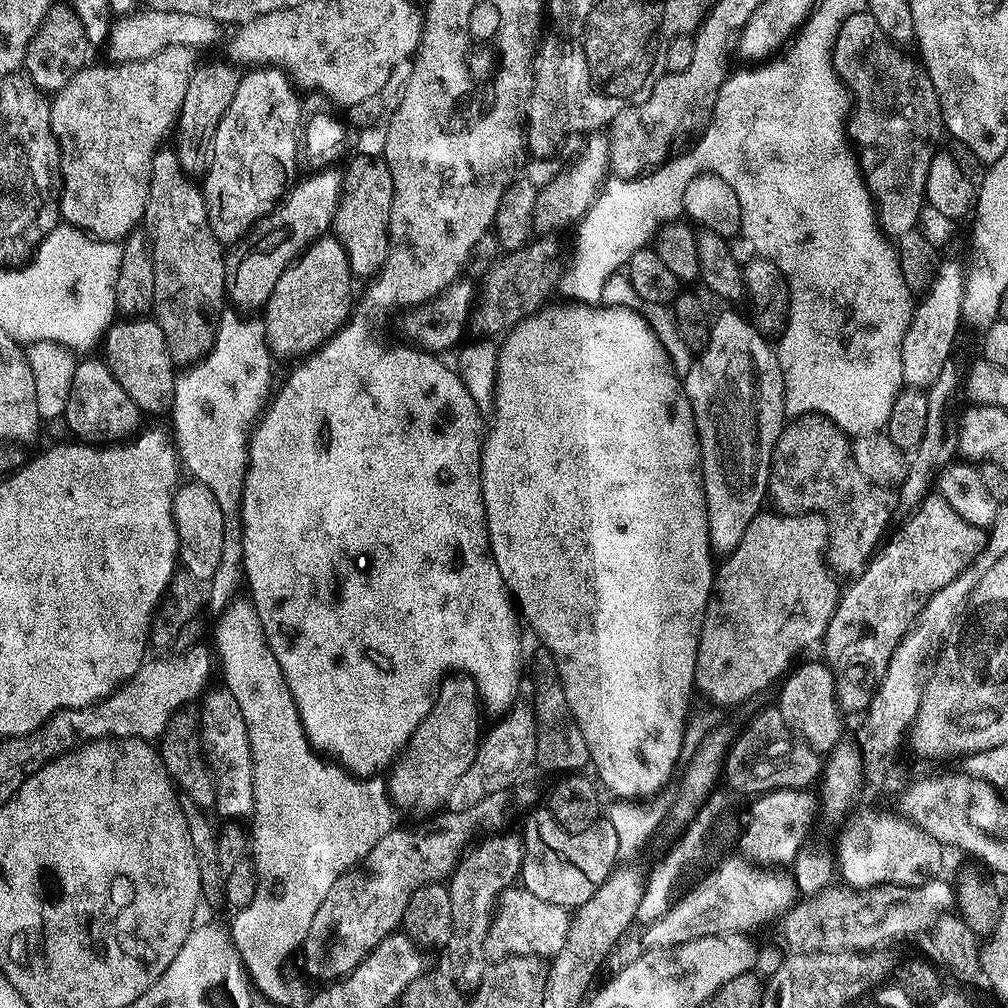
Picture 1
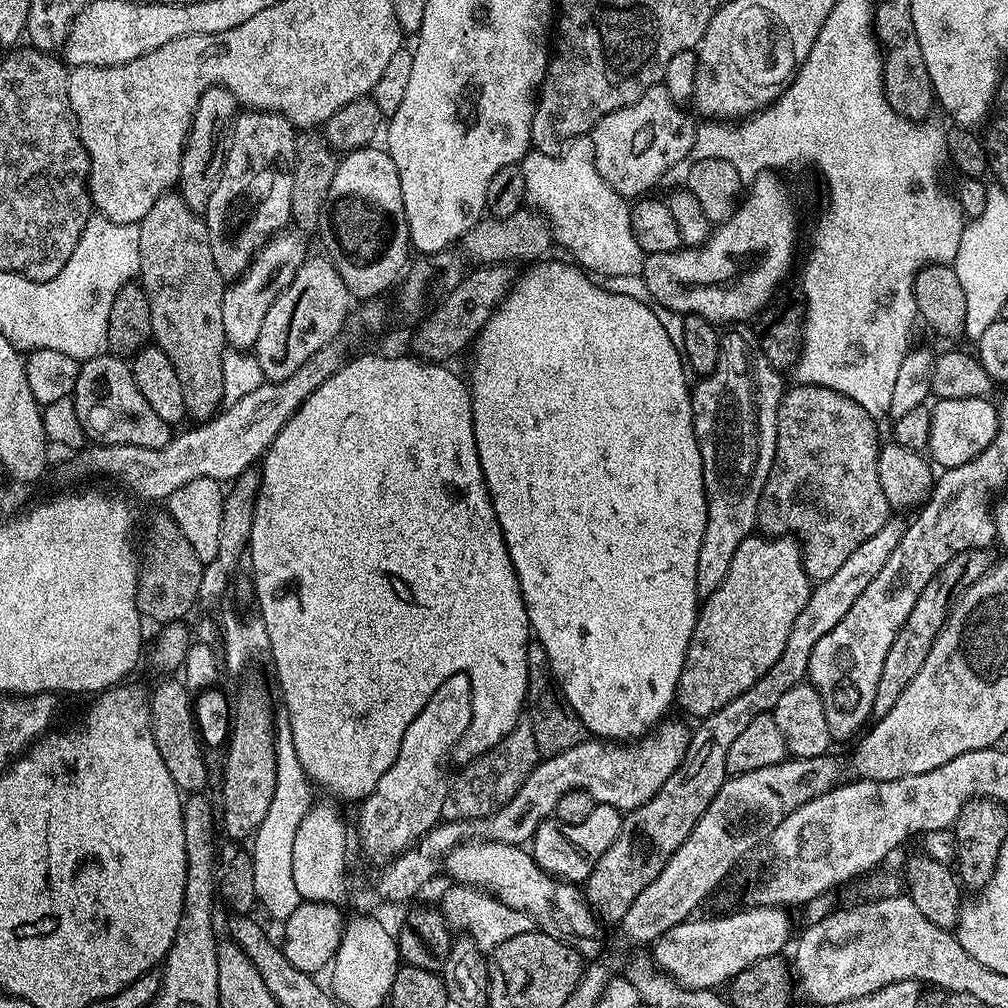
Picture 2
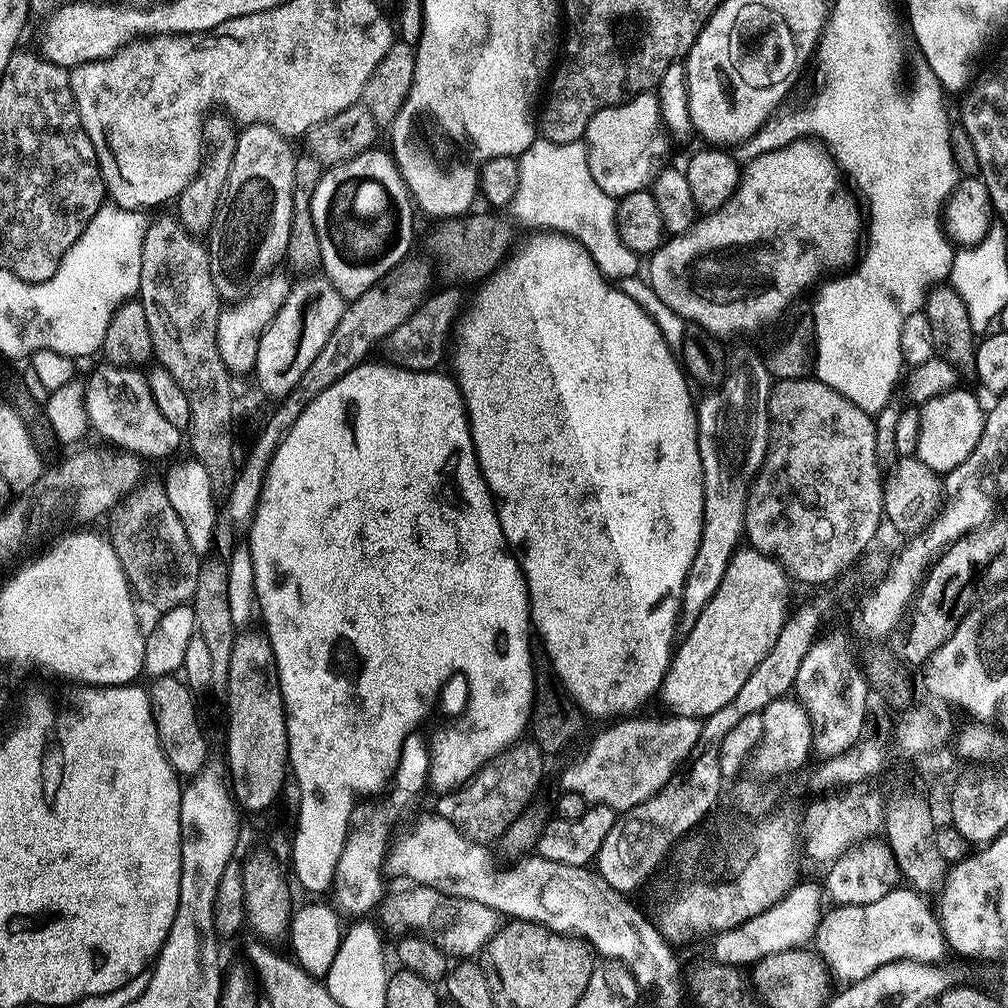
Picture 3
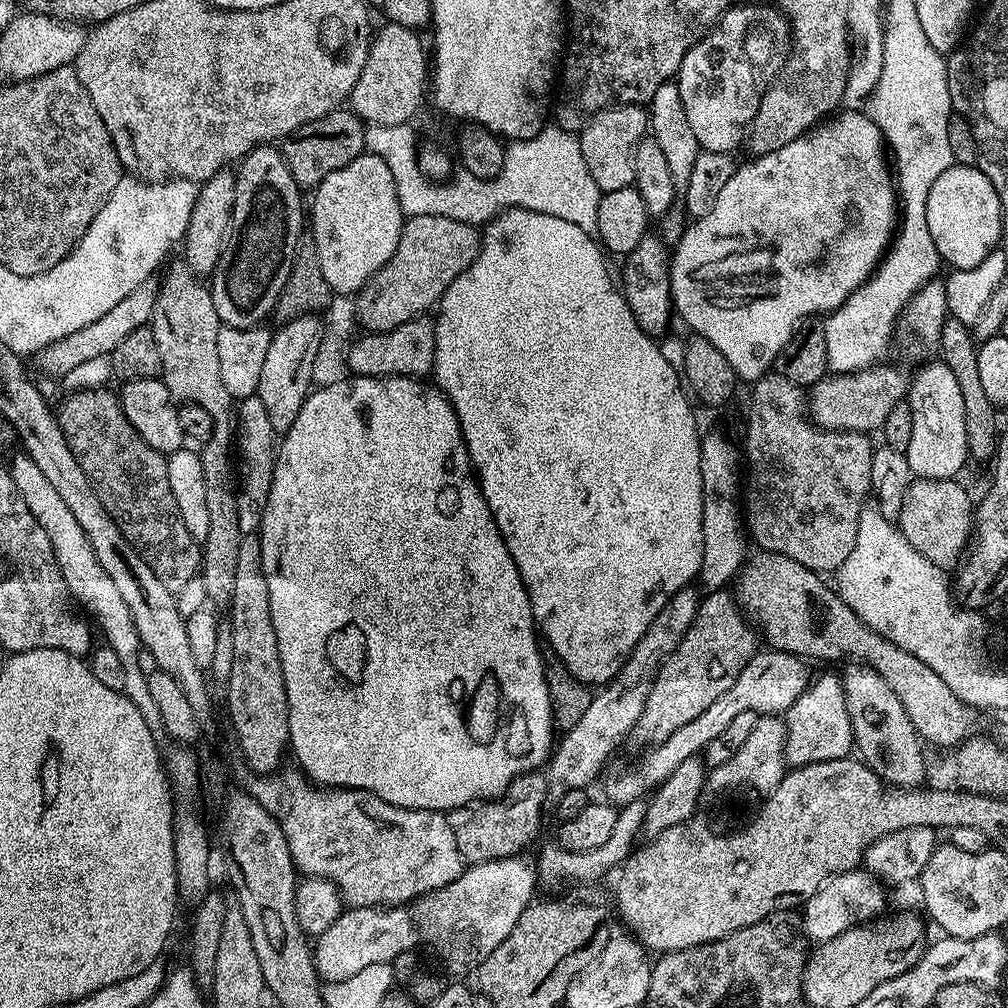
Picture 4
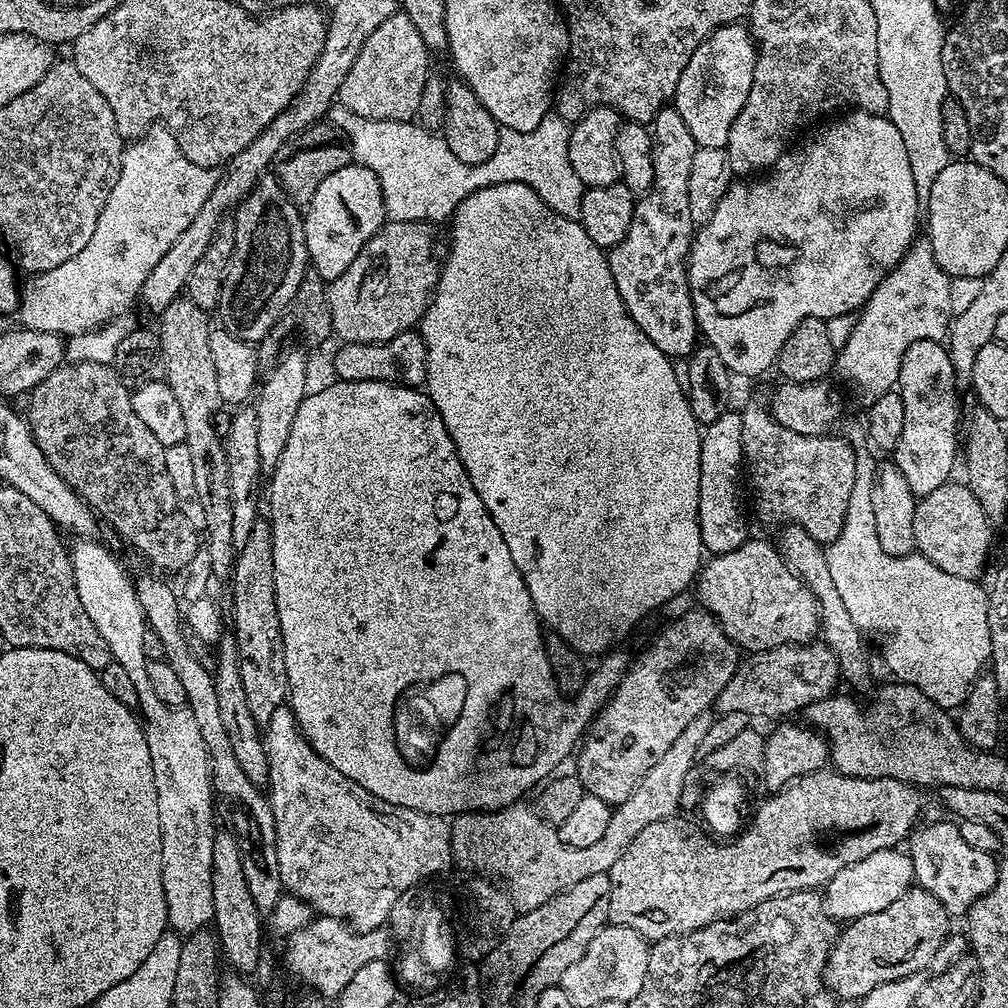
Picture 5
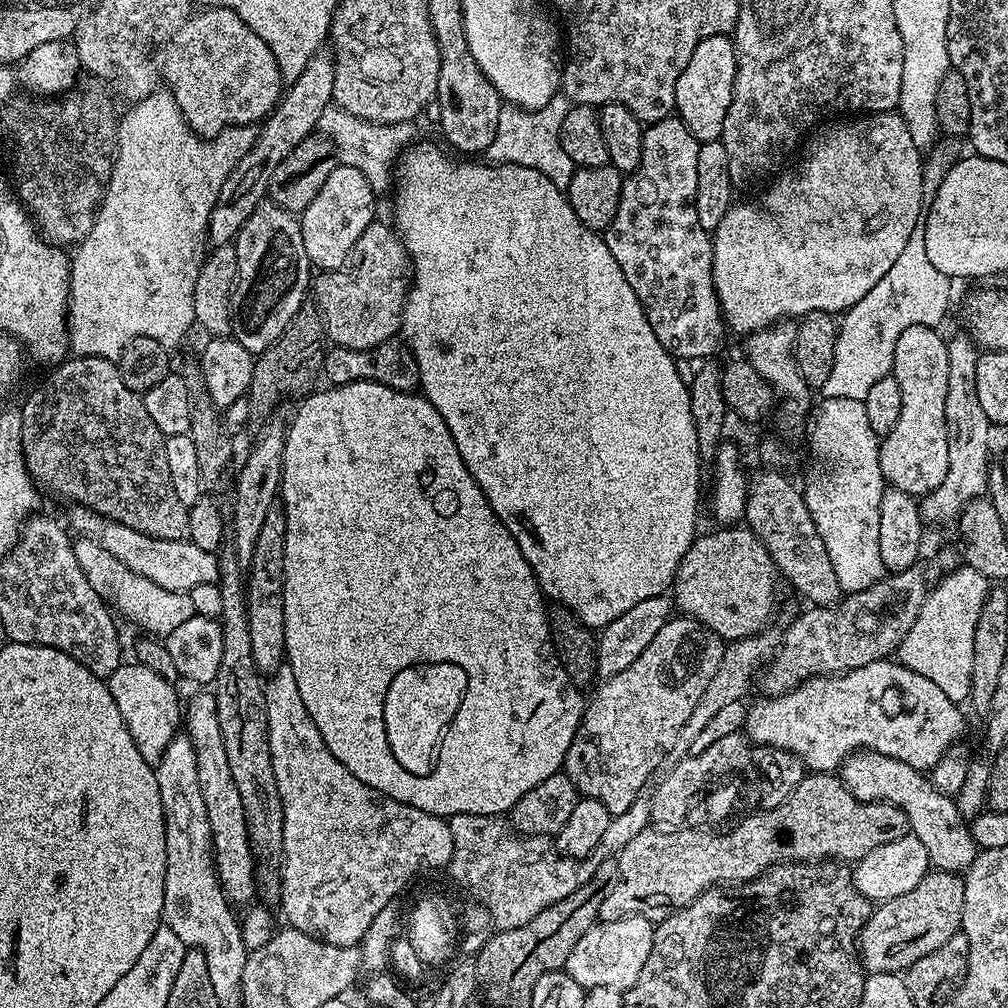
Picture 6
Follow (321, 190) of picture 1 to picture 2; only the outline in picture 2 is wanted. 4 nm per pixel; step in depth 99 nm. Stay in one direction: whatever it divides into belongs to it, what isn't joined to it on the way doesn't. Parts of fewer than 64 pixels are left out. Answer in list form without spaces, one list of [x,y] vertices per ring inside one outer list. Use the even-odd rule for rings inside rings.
[[[281,230],[256,253],[248,268],[224,289],[222,298],[222,330],[227,347],[232,350],[252,350],[262,334],[262,322],[270,306],[290,286],[294,274],[304,265],[310,249],[304,245],[301,233],[296,230]]]

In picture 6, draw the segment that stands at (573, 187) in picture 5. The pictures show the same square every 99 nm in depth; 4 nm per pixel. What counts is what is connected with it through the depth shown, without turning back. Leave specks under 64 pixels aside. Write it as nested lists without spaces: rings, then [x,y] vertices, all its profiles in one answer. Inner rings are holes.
[[[563,94],[550,98],[548,105],[538,109],[537,112],[526,112],[515,106],[501,107],[498,134],[488,148],[487,159],[494,164],[530,166],[534,170],[546,174],[546,178],[550,178],[550,182],[554,182],[554,186],[558,186],[561,190],[567,189],[574,165],[570,154],[566,154],[566,150],[562,150],[560,131],[562,130],[562,118],[566,118],[569,107],[570,101]],[[330,106],[322,110],[322,118],[318,118],[316,132],[330,138],[336,147],[336,158],[339,163],[354,166],[354,170],[362,170],[366,182],[370,182],[373,192],[383,194],[394,184],[394,165],[400,159],[406,146],[413,143],[411,123],[376,124],[372,120],[363,120],[354,114]]]

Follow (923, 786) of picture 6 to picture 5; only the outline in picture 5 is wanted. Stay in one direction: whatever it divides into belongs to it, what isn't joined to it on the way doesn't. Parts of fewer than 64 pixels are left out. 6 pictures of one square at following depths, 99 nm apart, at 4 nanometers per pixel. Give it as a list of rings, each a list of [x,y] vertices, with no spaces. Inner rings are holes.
[[[940,820],[929,828],[917,827],[906,841],[908,857],[912,859],[915,883],[925,888],[948,912],[949,917],[963,917],[973,902],[994,886],[998,860],[993,853],[974,850],[960,833],[959,823]]]

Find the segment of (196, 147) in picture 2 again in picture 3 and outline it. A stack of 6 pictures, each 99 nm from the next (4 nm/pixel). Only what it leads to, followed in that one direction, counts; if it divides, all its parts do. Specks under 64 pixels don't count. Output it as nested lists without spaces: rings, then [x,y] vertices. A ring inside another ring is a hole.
[[[213,115],[205,123],[205,157],[200,165],[198,174],[190,182],[190,186],[186,186],[186,190],[182,190],[182,194],[176,197],[174,201],[174,207],[176,207],[177,212],[175,212],[175,215],[178,217],[180,224],[196,238],[211,233],[218,219],[218,213],[222,208],[224,190],[227,188],[228,179],[230,178],[230,166],[232,165],[232,155],[234,154],[237,135],[238,132],[234,127],[233,121],[225,115]]]

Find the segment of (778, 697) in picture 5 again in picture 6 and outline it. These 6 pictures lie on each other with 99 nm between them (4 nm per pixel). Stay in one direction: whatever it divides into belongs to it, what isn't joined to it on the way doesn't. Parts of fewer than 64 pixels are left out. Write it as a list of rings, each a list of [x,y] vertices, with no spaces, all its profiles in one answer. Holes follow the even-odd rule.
[[[923,567],[921,572],[913,572],[910,568],[889,575],[883,581],[882,586],[875,589],[875,592],[877,591],[876,608],[872,608],[873,593],[871,591],[849,595],[837,608],[805,607],[805,612],[785,630],[784,636],[782,632],[782,639],[779,641],[775,656],[763,669],[759,677],[761,693],[781,696],[783,692],[798,687],[803,680],[809,680],[815,676],[838,676],[841,672],[849,672],[858,666],[866,666],[866,662],[889,659],[893,655],[891,652],[896,647],[897,651],[907,641],[914,622],[920,619],[920,611],[930,591],[930,586],[924,582],[924,576],[928,572],[929,569]]]

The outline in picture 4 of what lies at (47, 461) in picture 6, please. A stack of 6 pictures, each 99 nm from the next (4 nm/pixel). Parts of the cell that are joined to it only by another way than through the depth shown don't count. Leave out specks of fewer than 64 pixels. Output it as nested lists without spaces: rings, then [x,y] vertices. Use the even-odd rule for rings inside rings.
[[[107,387],[86,389],[79,392],[68,392],[61,402],[60,408],[55,413],[56,420],[60,424],[62,434],[74,458],[78,458],[78,466],[90,478],[90,486],[94,486],[94,494],[106,506],[106,514],[114,518],[118,530],[138,550],[138,554],[154,570],[154,578],[166,586],[166,590],[177,594],[191,579],[198,576],[201,571],[201,545],[186,530],[186,522],[182,522],[182,514],[178,514],[178,502],[174,502],[174,493],[170,490],[170,474],[168,473],[168,456],[165,453],[154,450],[130,426],[126,414],[120,405],[119,395],[115,391],[108,392]]]

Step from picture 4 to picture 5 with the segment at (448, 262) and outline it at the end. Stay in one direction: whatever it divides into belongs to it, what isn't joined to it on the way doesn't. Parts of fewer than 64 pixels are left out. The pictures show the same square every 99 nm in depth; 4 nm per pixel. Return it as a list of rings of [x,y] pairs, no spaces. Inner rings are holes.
[[[388,220],[362,246],[358,258],[350,262],[346,274],[334,278],[327,285],[328,305],[332,319],[332,331],[343,343],[386,342],[394,338],[394,334],[415,329],[424,316],[432,299],[432,291],[440,277],[441,257],[436,257],[436,240],[427,223],[415,220],[414,222],[394,222]]]

